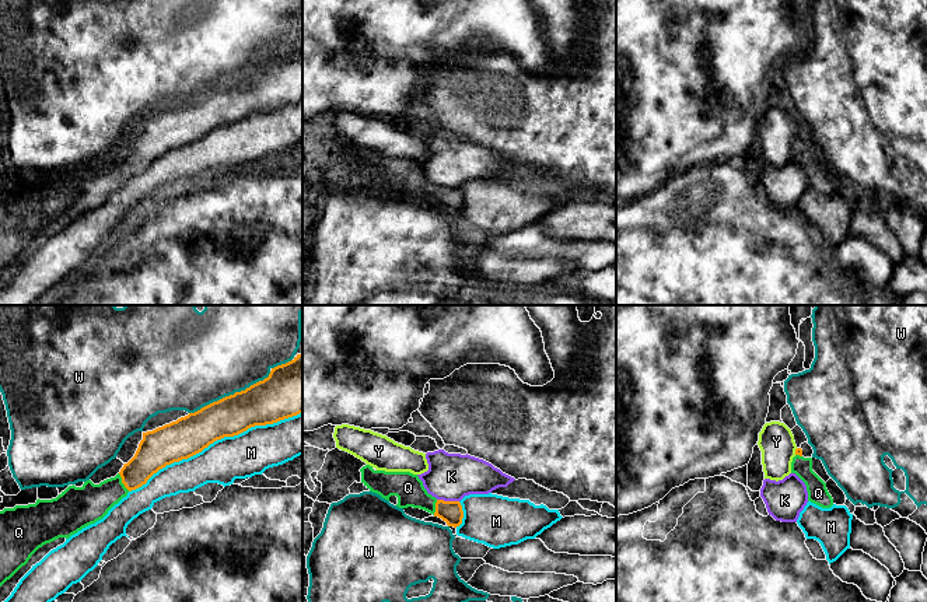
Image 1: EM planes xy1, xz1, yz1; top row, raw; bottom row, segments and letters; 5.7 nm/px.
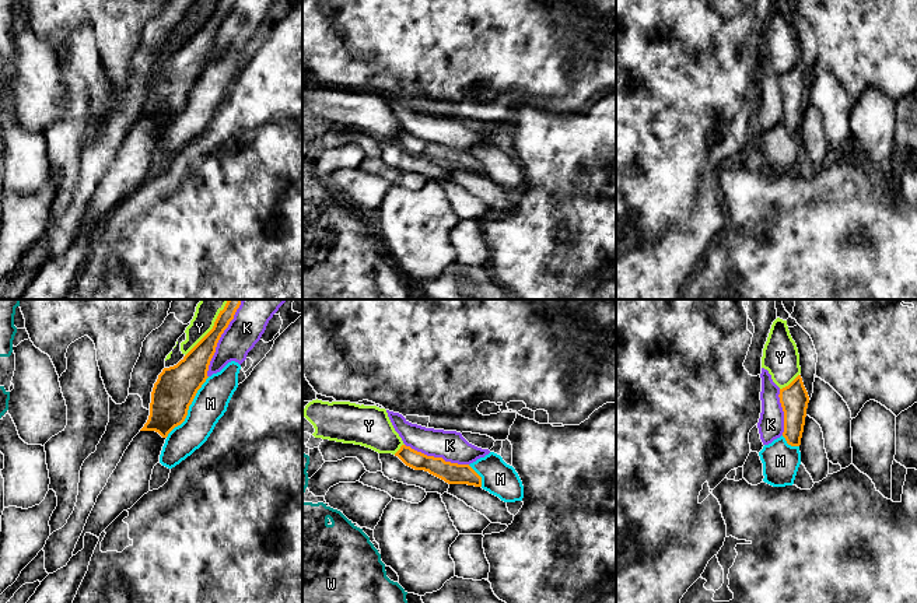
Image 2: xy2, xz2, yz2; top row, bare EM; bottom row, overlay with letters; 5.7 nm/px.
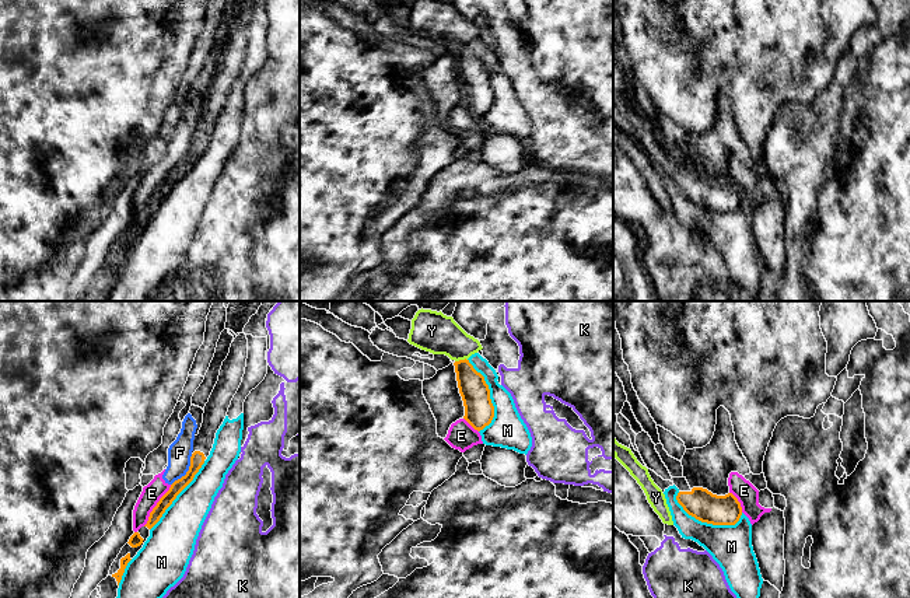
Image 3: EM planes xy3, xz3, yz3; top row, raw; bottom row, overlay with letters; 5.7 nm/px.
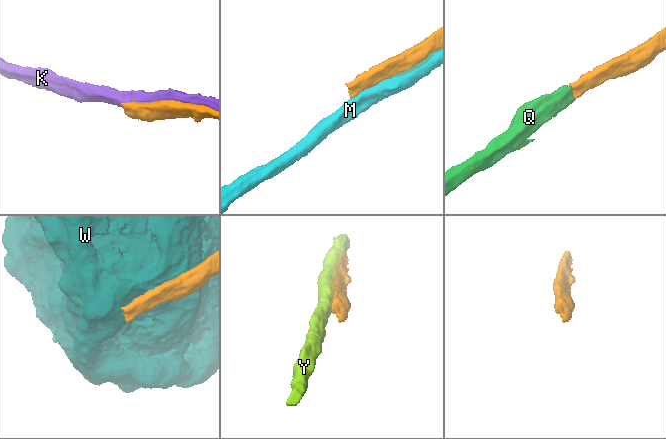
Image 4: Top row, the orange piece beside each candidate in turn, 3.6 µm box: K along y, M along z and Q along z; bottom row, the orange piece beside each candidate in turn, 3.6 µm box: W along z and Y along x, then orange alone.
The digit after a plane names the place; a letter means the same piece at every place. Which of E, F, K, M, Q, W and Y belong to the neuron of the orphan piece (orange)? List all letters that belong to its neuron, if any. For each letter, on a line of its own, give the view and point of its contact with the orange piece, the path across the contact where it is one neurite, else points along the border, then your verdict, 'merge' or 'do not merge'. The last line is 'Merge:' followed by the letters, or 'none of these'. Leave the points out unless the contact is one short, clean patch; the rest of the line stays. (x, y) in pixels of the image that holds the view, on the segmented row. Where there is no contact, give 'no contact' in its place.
E: contact xy3 (156, 506); border xy3 (171, 485), (143, 525); do not merge
F: contact xy3 (188, 471); border xy3 (192, 454), (189, 469), (171, 485); do not merge
K: contact xy2 (219, 339); do not merge
M: contact xy1 (214, 440); do not merge
Q: contact xy1 (122, 482); way xy1 (154, 452), (122, 482), (102, 497), (87, 504); merge
W: contact xy1 (230, 395); do not merge
Y: contact xy2 (213, 328); do not merge
Merge: Q

